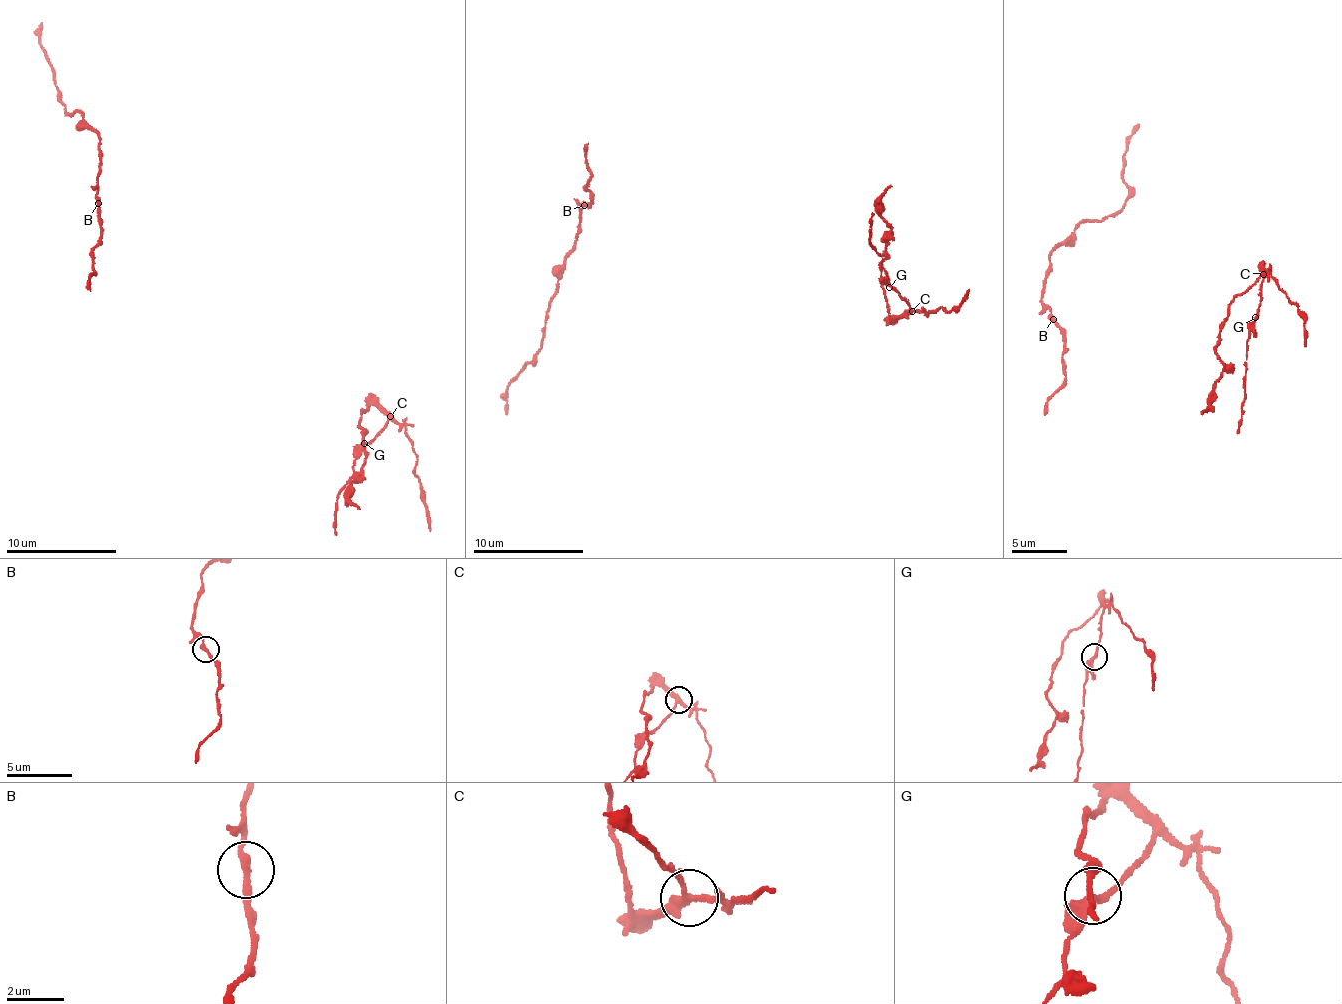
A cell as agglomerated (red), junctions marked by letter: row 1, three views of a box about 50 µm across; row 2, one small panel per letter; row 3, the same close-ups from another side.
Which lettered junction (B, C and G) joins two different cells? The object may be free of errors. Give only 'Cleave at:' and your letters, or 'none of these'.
Cleave at: C

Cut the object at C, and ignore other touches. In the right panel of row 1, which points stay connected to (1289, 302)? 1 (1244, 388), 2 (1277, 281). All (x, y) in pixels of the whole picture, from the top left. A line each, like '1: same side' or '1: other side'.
1: other side
2: same side

